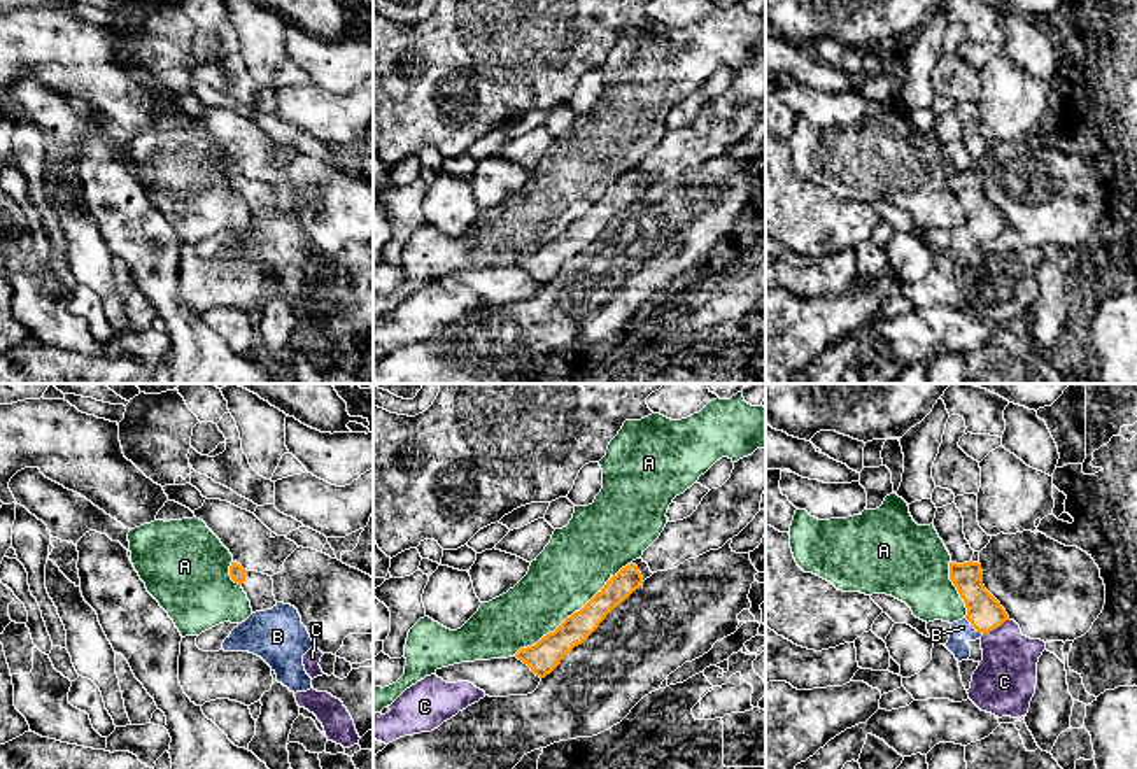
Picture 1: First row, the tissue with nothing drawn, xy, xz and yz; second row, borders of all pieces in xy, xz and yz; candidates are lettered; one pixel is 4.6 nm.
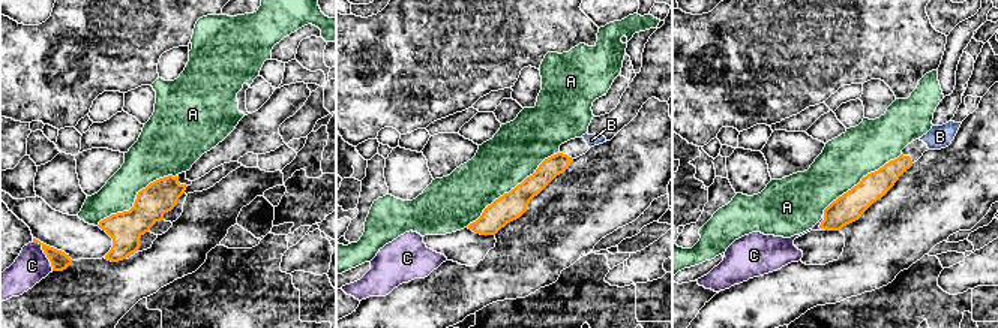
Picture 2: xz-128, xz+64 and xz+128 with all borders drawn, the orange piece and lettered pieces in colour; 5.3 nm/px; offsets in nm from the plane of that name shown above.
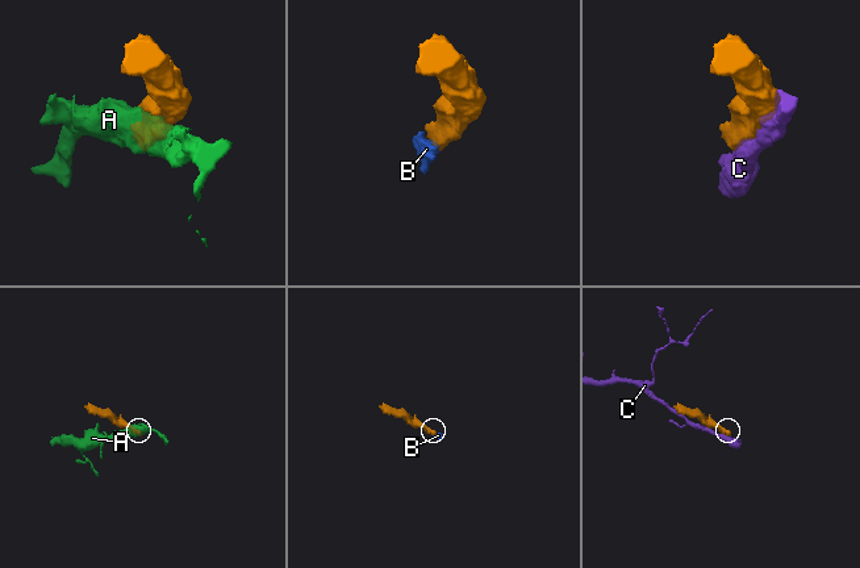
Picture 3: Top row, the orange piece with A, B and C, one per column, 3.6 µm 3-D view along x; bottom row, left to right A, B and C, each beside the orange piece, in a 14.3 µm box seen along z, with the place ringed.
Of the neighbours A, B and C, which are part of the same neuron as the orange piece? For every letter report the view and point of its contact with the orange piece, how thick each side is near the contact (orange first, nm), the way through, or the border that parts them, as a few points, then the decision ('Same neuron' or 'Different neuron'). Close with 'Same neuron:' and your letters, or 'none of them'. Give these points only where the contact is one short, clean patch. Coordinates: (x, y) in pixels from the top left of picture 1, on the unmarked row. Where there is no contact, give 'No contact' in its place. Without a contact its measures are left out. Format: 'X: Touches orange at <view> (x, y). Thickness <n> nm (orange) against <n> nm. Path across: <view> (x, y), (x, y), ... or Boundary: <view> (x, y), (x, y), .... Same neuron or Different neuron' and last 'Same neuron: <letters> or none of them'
A: Touches orange at xz (573, 221). Thickness 150 nm (orange) against 320 nm. Different neuron
B: Touches orange at yz (973, 233). Thickness 160 nm (orange) against 80 nm. Path across: yz (985, 221), (973, 233), (962, 235). Same neuron
C: Touches orange at yz (995, 235). Thickness 160 nm (orange) against 280 nm. Different neuron
Same neuron: B

